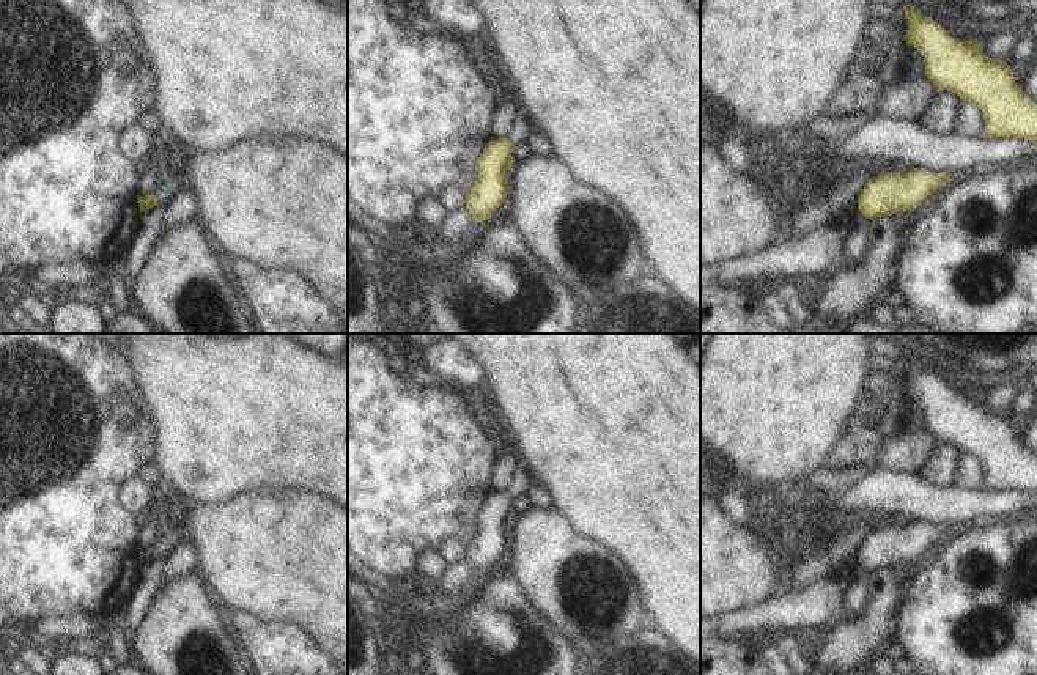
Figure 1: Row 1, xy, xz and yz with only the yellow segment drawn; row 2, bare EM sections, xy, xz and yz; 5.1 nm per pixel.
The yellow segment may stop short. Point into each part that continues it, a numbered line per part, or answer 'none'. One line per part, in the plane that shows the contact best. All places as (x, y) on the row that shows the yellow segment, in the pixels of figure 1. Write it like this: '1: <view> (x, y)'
none

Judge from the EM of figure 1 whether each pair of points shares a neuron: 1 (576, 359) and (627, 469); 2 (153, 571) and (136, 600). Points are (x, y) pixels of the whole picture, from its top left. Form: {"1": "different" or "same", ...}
{"1": "same", "2": "same"}

